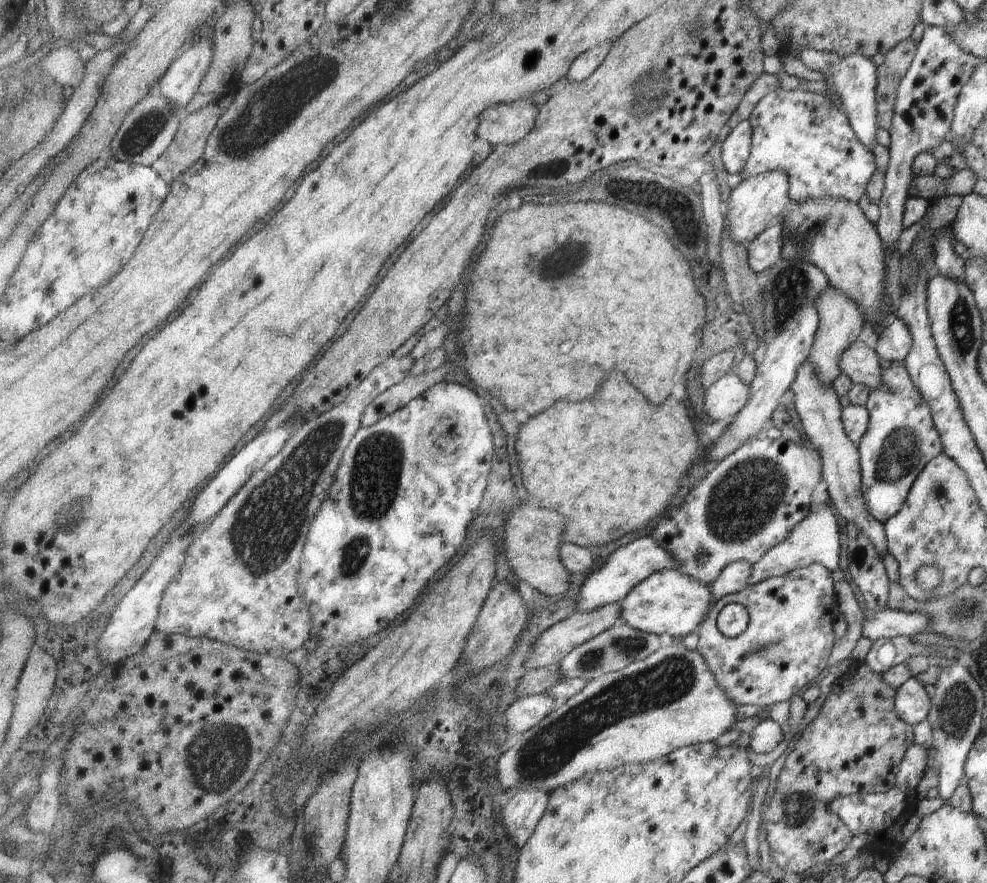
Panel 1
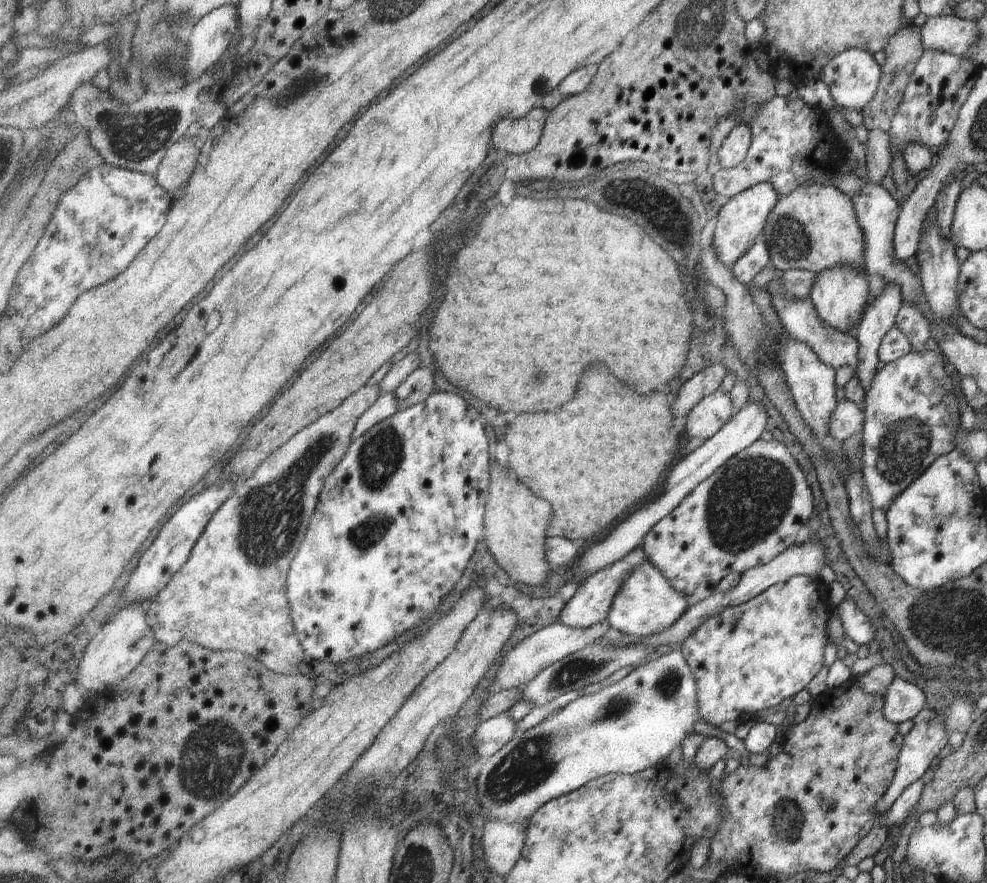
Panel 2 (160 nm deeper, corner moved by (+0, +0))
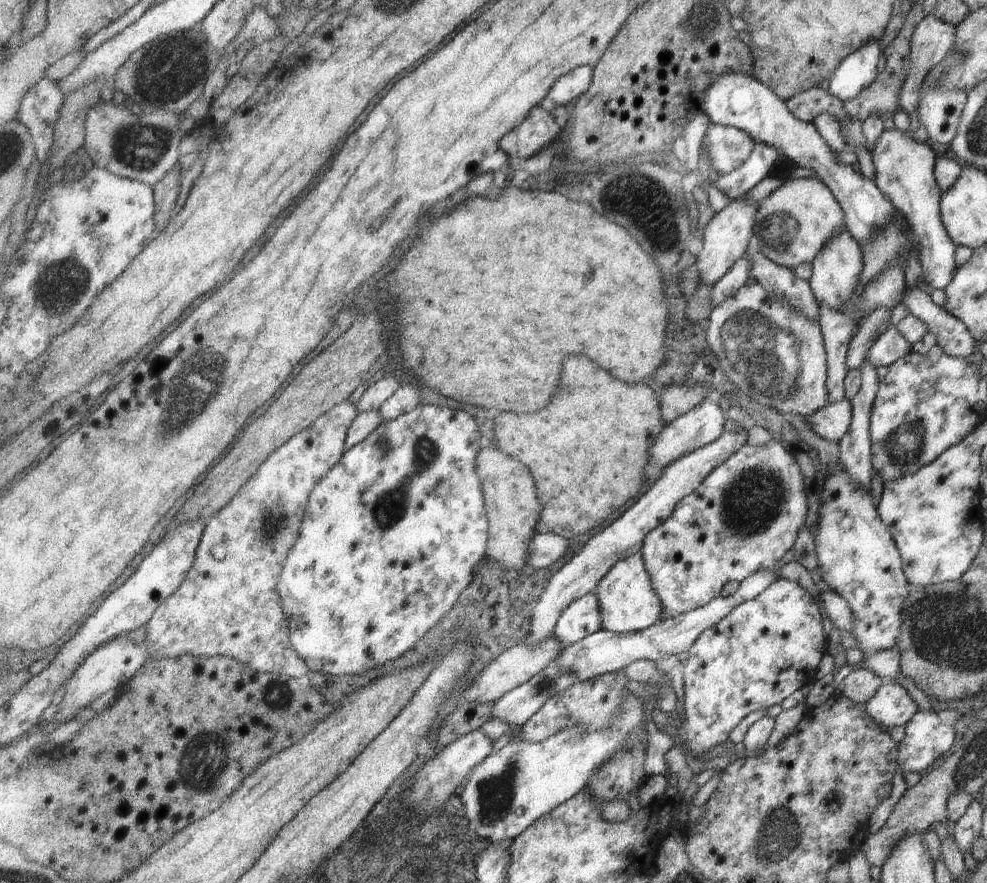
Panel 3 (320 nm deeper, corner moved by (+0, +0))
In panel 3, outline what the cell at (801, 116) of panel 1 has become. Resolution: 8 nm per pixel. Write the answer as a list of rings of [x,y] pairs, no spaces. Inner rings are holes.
[[[756,142],[749,160],[730,174],[719,174],[714,186],[728,198],[745,197],[749,190],[753,190],[764,178],[769,178],[770,172],[787,160],[775,146]]]

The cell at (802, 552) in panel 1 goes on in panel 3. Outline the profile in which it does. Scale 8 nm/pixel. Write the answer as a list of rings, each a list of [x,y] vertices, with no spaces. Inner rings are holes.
[[[774,570],[755,572],[755,574],[751,574],[751,576],[741,582],[741,587],[734,596],[719,596],[711,600],[706,606],[682,613],[668,620],[661,620],[645,631],[618,634],[602,629],[563,650],[556,664],[559,664],[559,668],[571,670],[579,680],[585,681],[596,679],[600,675],[621,671],[623,668],[627,668],[629,664],[639,660],[648,659],[657,663],[663,656],[669,656],[669,654],[679,655],[681,652],[688,653],[691,646],[695,644],[697,638],[705,630],[719,624],[722,619],[729,616],[730,612],[741,606],[743,602],[761,596],[765,590],[769,589],[771,584],[775,583],[777,578],[779,576],[777,576],[777,572],[774,572]]]

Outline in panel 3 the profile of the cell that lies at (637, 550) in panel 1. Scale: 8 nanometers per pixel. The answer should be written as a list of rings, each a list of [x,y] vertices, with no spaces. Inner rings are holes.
[[[594,591],[575,600],[561,614],[554,635],[567,648],[602,629],[601,604]]]

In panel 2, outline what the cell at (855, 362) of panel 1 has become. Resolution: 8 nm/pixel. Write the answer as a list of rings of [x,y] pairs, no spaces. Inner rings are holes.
[[[777,276],[767,285],[769,287],[769,294],[771,294],[771,300],[773,300],[773,306],[777,310],[777,319],[783,328],[784,334],[789,336],[791,340],[797,340],[797,342],[805,345],[814,356],[817,356],[819,362],[823,362],[829,368],[835,370],[843,366],[851,368],[855,372],[857,368],[857,350],[859,350],[859,344],[855,340],[854,336],[849,333],[835,332],[833,328],[829,328],[827,324],[823,324],[815,312],[810,300],[789,300],[779,284]]]

